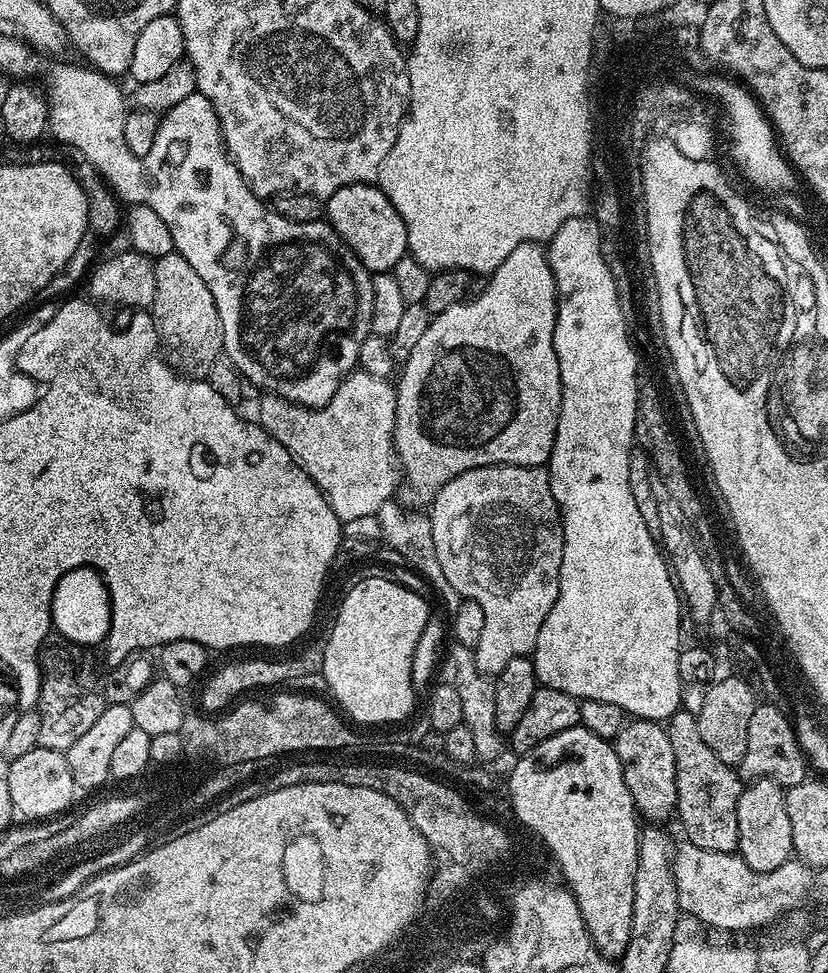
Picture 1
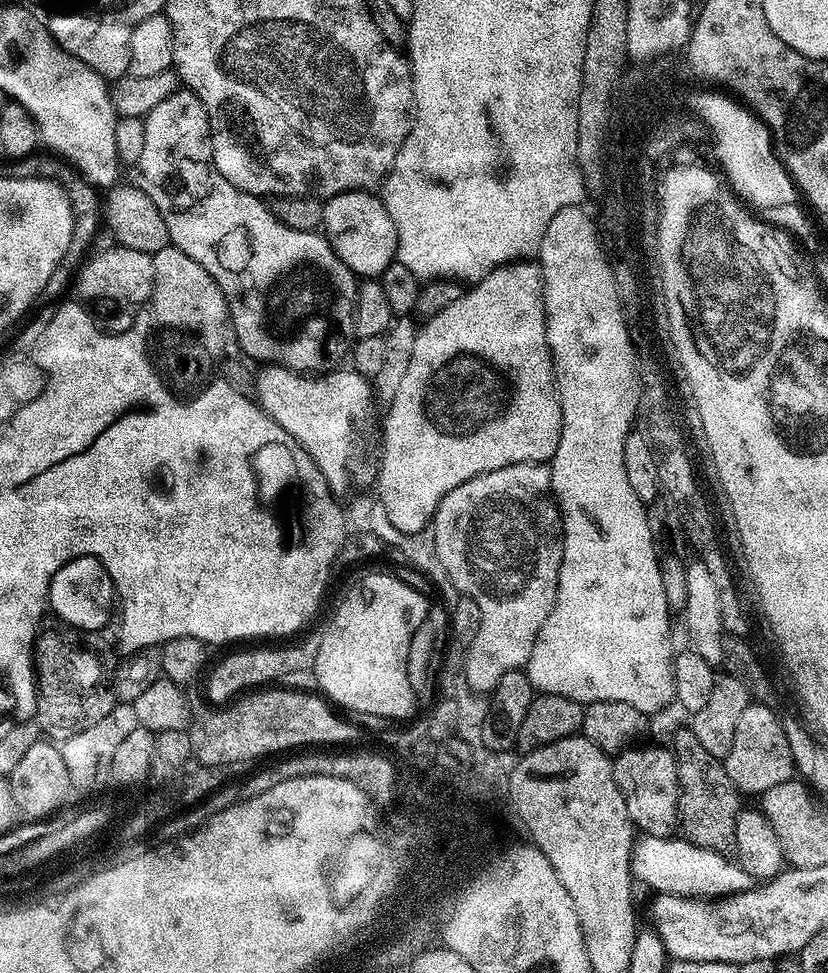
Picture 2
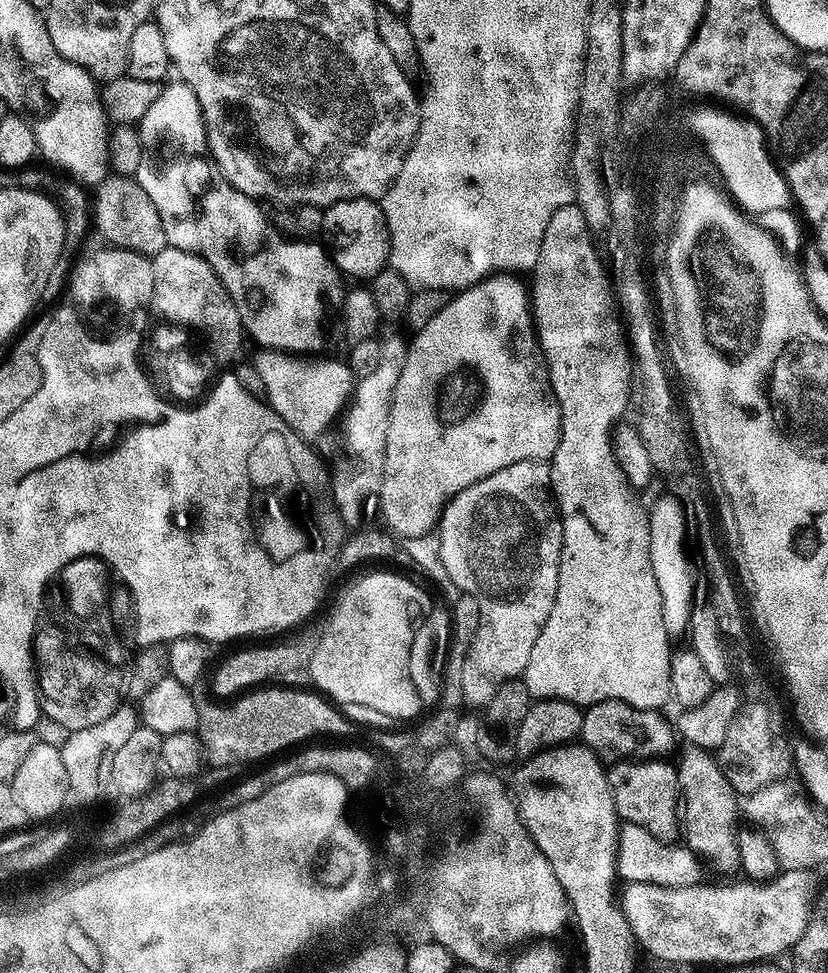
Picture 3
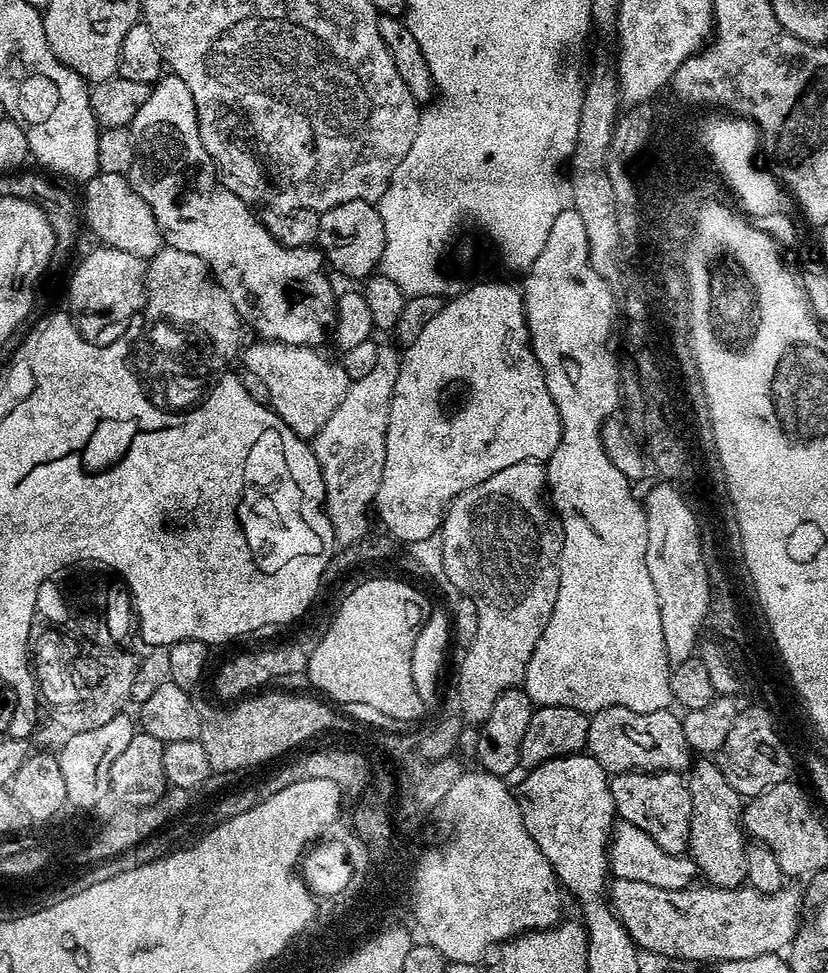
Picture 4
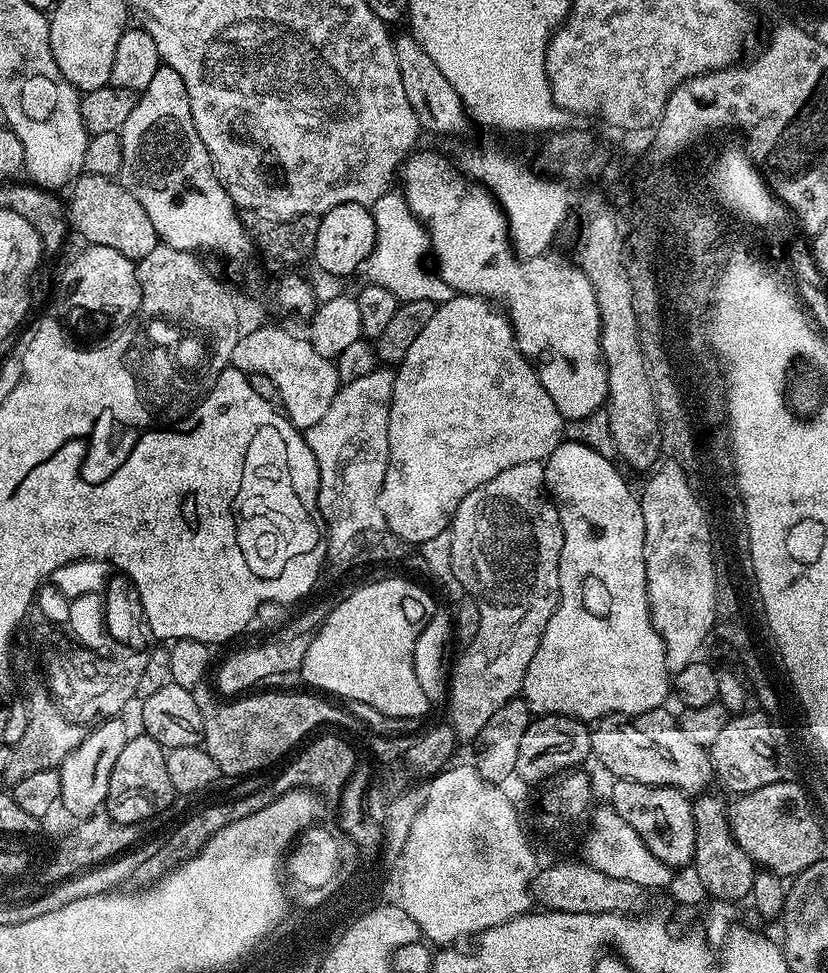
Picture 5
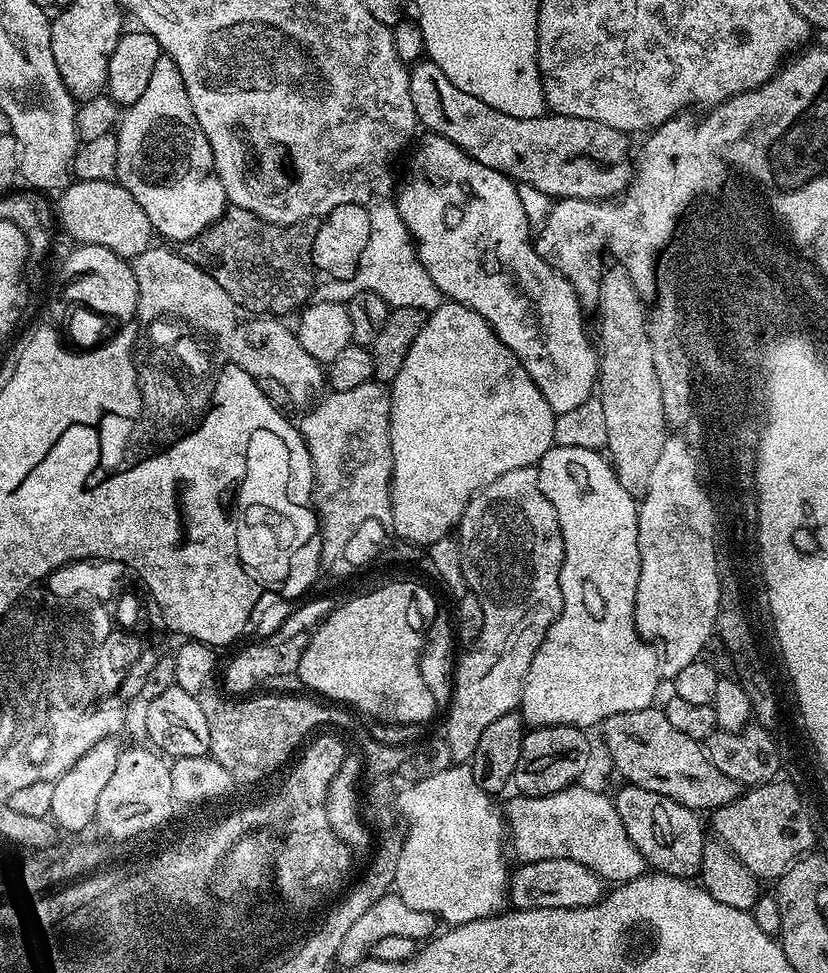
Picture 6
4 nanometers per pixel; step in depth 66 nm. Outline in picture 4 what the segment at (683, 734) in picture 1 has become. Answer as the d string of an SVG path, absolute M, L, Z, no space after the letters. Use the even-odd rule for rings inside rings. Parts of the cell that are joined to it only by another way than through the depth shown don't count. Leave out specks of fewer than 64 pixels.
M700 758L695 761L687 769L686 783L688 786L688 793L690 794L690 834L688 835L688 850L687 855L696 863L696 871L702 877L705 876L707 883L713 888L743 888L745 887L748 875L746 874L746 833L742 827L742 798L738 794L738 790L734 790L734 786L730 786L730 782L726 782L726 778L722 774L719 763L712 764L708 758Z

